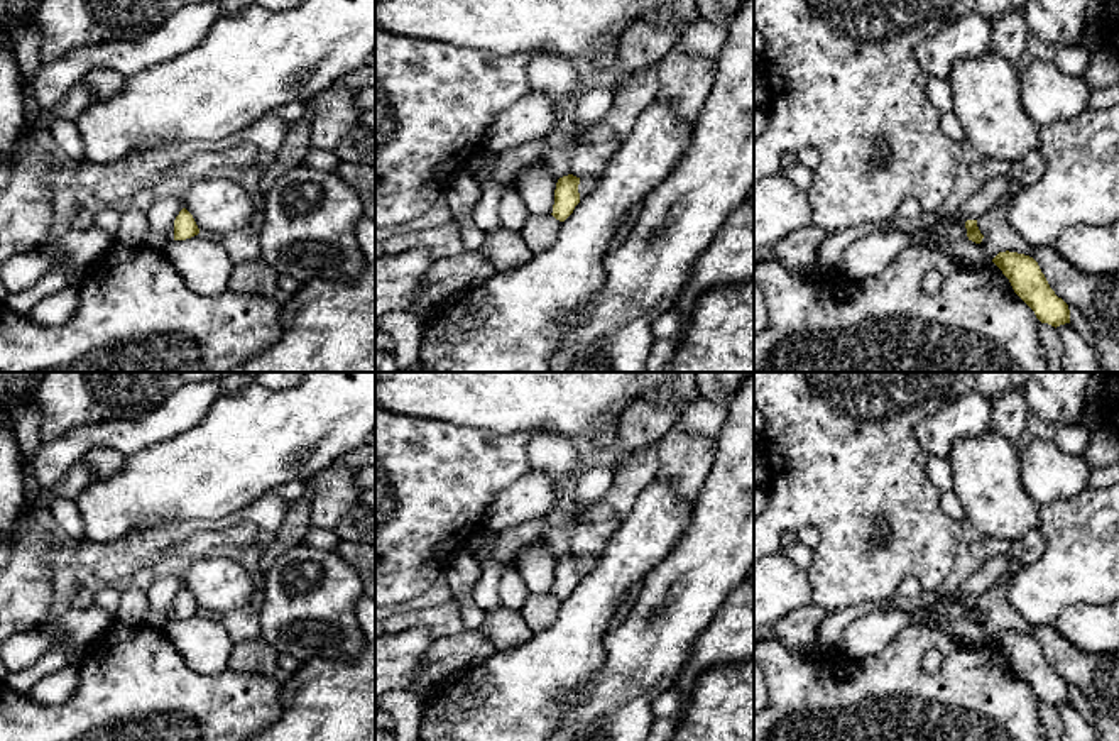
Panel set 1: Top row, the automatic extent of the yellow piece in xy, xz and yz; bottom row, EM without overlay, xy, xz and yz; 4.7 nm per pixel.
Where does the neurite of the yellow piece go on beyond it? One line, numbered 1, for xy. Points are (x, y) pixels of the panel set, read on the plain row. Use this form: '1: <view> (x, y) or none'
1: none

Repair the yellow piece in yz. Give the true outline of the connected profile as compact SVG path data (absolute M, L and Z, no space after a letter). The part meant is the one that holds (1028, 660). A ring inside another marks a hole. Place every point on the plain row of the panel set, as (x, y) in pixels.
M1006 629L999 631L992 641L1041 702L1055 707L1070 702L1068 683L1055 673L1033 636Z

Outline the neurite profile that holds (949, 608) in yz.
M1002 553L982 562L982 567L962 582L952 594L940 594L935 604L925 609L911 609L909 624L933 626L957 623L967 619L967 599L979 599L997 582L999 577L1007 575L1011 555Z

